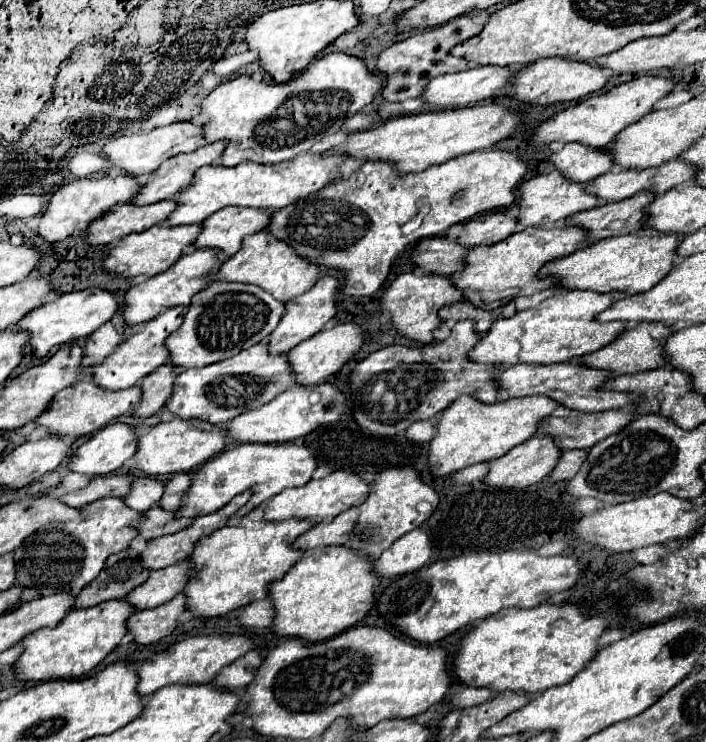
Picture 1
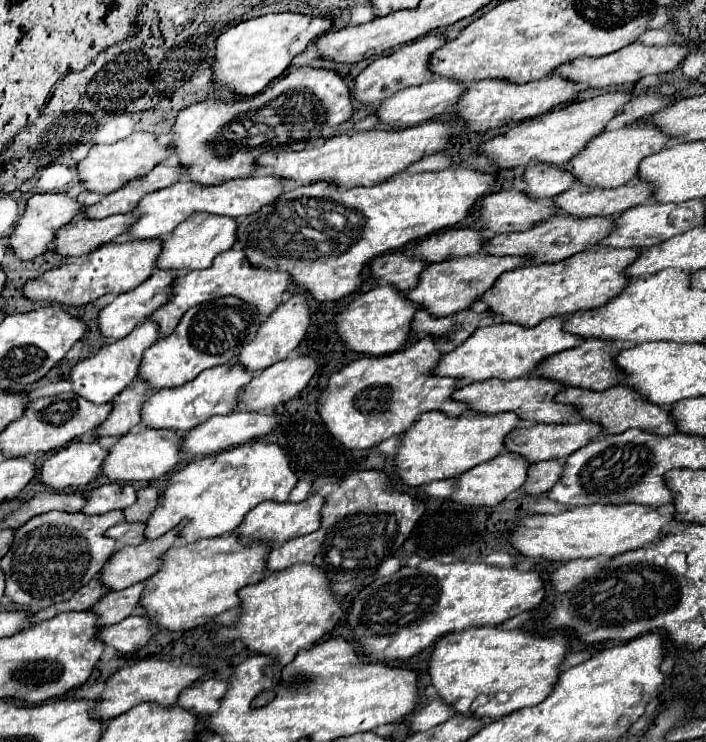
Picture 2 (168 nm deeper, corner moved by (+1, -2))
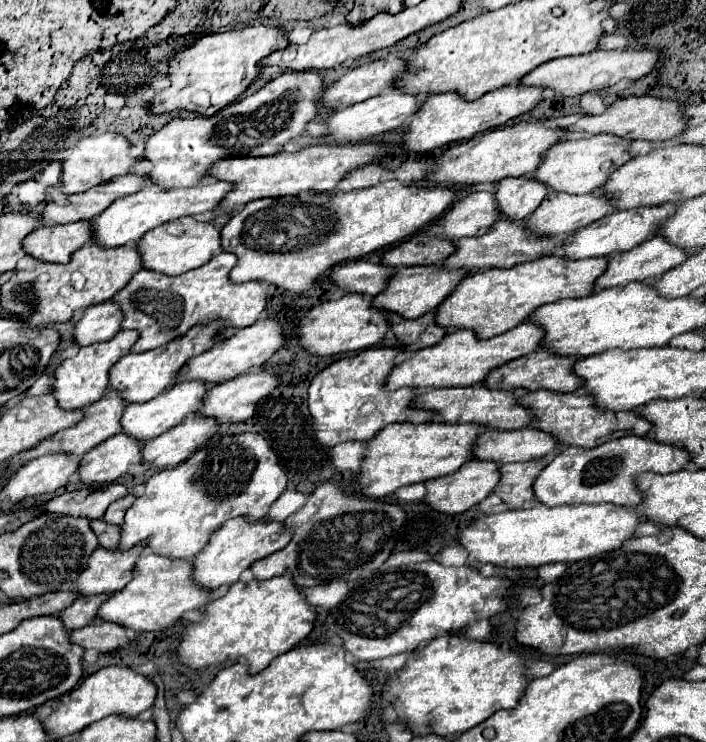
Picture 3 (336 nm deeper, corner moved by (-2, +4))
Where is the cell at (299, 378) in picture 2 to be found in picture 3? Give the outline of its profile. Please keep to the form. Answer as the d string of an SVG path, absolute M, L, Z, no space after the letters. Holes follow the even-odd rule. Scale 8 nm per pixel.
M256 368L256 370L248 372L248 374L242 374L242 376L236 376L236 378L228 380L228 382L212 386L204 394L202 408L196 414L202 416L202 418L214 418L218 424L244 422L244 420L248 420L254 414L258 400L268 396L276 386L278 386L278 382L276 382L276 378L270 372L262 372L260 368Z

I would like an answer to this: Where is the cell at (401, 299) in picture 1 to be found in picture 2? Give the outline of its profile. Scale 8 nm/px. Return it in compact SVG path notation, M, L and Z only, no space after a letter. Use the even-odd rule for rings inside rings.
M385 284L377 286L373 290L367 290L359 294L339 316L337 316L337 332L341 340L347 344L347 348L355 352L365 352L373 356L391 354L399 348L403 348L411 334L411 322L413 316L421 308L419 304L411 302L405 292L399 292L397 288Z

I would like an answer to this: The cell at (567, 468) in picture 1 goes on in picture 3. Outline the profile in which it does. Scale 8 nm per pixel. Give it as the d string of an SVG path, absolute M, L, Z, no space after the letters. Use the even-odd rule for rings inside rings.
M520 462L520 464L502 464L500 482L492 490L504 504L510 508L520 508L524 502L534 498L532 480L540 474L544 466L538 462Z

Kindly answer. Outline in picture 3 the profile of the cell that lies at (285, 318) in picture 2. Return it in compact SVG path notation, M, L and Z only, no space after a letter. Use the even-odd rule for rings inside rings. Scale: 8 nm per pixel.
M258 320L252 326L246 326L238 330L234 336L220 342L216 348L210 348L210 352L202 352L202 356L194 356L188 360L186 368L180 370L180 376L176 382L184 380L204 380L206 384L220 384L230 378L236 378L240 374L246 374L258 366L262 366L280 346L282 346L282 326L276 320Z

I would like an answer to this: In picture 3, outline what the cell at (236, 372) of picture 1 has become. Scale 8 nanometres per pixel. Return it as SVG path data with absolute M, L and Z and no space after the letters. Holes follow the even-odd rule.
M182 382L176 384L172 388L166 388L164 392L160 392L160 396L152 398L148 404L130 404L126 406L120 424L122 424L122 432L136 438L136 440L152 440L156 436L160 436L162 432L170 430L172 426L180 424L182 420L186 420L188 416L192 416L196 412L196 408L200 408L202 396L206 394L206 384L204 382Z

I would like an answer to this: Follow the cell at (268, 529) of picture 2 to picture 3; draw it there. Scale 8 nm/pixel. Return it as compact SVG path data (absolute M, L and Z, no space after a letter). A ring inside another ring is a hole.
M242 518L226 520L216 528L208 540L208 544L194 556L192 566L192 578L198 586L206 590L218 590L220 586L234 584L238 576L256 560L270 556L272 552L278 552L284 548L290 540L290 532L284 530L282 522L266 522L266 520L256 520L256 522L246 522Z

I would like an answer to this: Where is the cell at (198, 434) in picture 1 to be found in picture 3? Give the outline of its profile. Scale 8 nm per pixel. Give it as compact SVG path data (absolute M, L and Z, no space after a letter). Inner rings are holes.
M116 434L80 458L78 480L82 484L104 484L124 476L130 466L140 464L142 442L126 434Z

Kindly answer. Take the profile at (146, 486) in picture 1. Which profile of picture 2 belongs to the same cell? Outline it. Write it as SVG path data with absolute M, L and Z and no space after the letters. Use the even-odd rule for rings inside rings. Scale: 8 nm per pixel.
M113 482L107 486L99 486L87 492L87 504L81 512L85 514L105 514L111 510L125 510L133 502L137 502L137 490L131 484Z

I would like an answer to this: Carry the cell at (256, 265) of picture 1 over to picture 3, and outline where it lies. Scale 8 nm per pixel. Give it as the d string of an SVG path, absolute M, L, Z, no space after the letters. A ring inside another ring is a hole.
M228 252L216 254L210 262L204 266L190 270L180 276L164 276L160 272L152 270L140 270L132 276L132 280L114 294L112 302L118 304L118 308L124 314L120 328L130 328L140 334L138 342L130 348L130 352L148 352L154 348L160 348L168 344L170 340L176 340L176 336L184 336L188 328L194 328L194 324L208 324L208 320L224 320L224 326L228 328L244 328L256 322L258 314L266 308L266 286L262 282L244 282L244 284L232 284L228 274L232 266L236 264L236 256Z

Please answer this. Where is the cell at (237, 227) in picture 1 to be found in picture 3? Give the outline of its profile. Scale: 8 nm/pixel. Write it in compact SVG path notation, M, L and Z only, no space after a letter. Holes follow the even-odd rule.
M184 216L180 220L166 222L148 230L136 244L136 250L142 258L142 268L154 270L166 276L178 276L192 268L206 264L212 256L216 256L220 248L220 230L212 222L198 222L192 216Z

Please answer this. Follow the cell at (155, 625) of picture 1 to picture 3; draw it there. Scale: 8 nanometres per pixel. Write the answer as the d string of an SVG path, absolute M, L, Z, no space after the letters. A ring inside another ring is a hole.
M92 622L80 630L74 630L70 632L70 640L74 644L80 644L84 650L96 652L112 652L130 644L126 630L110 622Z

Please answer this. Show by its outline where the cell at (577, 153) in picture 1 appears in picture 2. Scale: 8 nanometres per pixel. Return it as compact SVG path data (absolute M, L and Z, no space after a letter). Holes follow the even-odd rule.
M535 164L527 166L523 178L527 180L525 192L535 198L553 198L565 192L567 188L577 184L577 178L571 178L563 166L549 166L549 164Z

